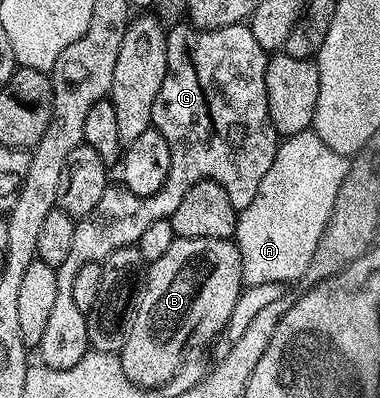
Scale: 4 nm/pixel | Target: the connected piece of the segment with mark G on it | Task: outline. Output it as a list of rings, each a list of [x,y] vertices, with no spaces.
[[[183,22],[175,26],[174,32],[172,28],[167,35],[166,53],[168,66],[164,84],[156,94],[150,123],[160,134],[164,134],[164,142],[168,142],[168,178],[164,178],[164,186],[160,186],[160,190],[156,190],[156,194],[151,196],[137,196],[124,186],[108,186],[100,197],[100,202],[96,202],[90,213],[75,223],[68,258],[64,258],[64,262],[60,262],[56,269],[56,294],[52,310],[48,314],[48,322],[44,322],[44,334],[36,345],[36,352],[42,355],[41,363],[57,372],[68,370],[68,366],[76,366],[76,362],[80,362],[80,358],[84,358],[90,348],[86,313],[76,306],[75,299],[72,298],[72,282],[85,263],[101,262],[116,250],[137,245],[140,234],[144,234],[144,230],[148,230],[152,222],[160,222],[176,214],[180,198],[184,198],[184,194],[188,194],[188,190],[201,180],[215,180],[217,184],[224,186],[228,198],[232,198],[234,208],[246,208],[248,202],[256,198],[256,190],[260,190],[260,182],[264,180],[268,166],[272,166],[276,158],[280,137],[270,125],[264,86],[268,53],[256,42],[256,38],[252,38],[252,32],[245,23],[209,30],[192,30],[189,23]]]

